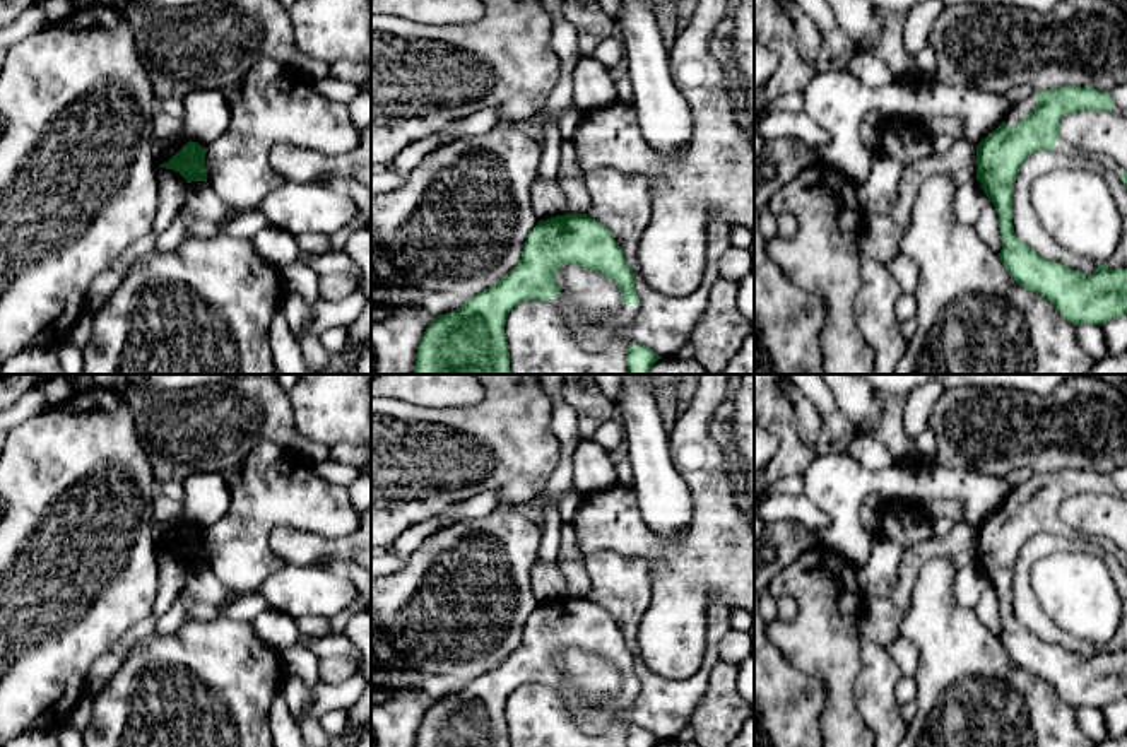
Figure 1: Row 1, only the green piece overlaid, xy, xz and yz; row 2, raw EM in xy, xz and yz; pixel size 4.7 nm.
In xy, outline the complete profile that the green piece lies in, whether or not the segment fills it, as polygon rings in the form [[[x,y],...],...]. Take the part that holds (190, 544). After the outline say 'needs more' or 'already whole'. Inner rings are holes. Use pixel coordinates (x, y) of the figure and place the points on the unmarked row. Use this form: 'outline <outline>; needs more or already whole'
outline [[[190,523],[180,535],[176,535],[168,545],[161,547],[159,550],[180,556],[186,562],[186,566],[207,566],[205,530]]]; already whole

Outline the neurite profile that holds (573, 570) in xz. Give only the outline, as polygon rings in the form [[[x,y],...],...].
[[[578,545],[575,550],[575,557],[558,561],[558,566],[568,583],[568,595],[569,597],[587,597],[590,591],[590,576],[585,566],[585,556],[578,549]]]

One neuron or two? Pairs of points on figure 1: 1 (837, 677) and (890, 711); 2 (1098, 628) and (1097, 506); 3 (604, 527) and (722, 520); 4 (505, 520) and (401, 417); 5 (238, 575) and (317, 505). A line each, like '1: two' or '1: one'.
1: two
2: two
3: one
4: two
5: one

